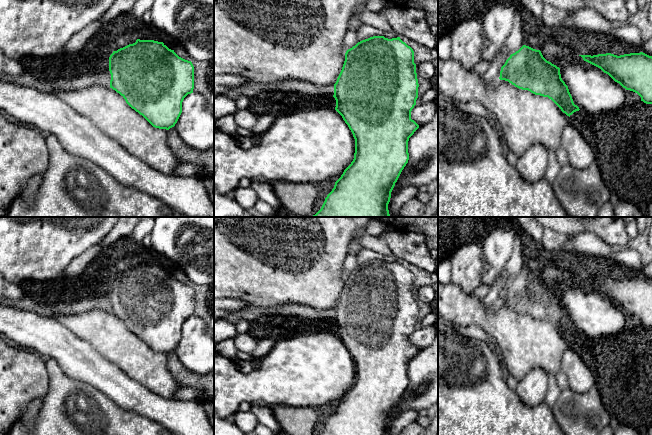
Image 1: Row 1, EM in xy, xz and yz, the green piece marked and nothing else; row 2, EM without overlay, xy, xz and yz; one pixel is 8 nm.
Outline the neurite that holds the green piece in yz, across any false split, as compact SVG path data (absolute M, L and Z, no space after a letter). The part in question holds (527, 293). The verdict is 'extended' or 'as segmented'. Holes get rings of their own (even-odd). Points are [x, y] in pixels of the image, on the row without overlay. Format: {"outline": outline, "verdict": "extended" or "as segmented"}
{"outline": "M523 269L501 291L499 303L535 319L548 321L569 341L580 334L561 302L560 292L547 285L540 274Z", "verdict": "as segmented"}

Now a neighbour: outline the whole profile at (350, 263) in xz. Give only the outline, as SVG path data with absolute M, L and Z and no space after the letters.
M348 254L343 264L345 275L355 270L358 266L357 255Z

